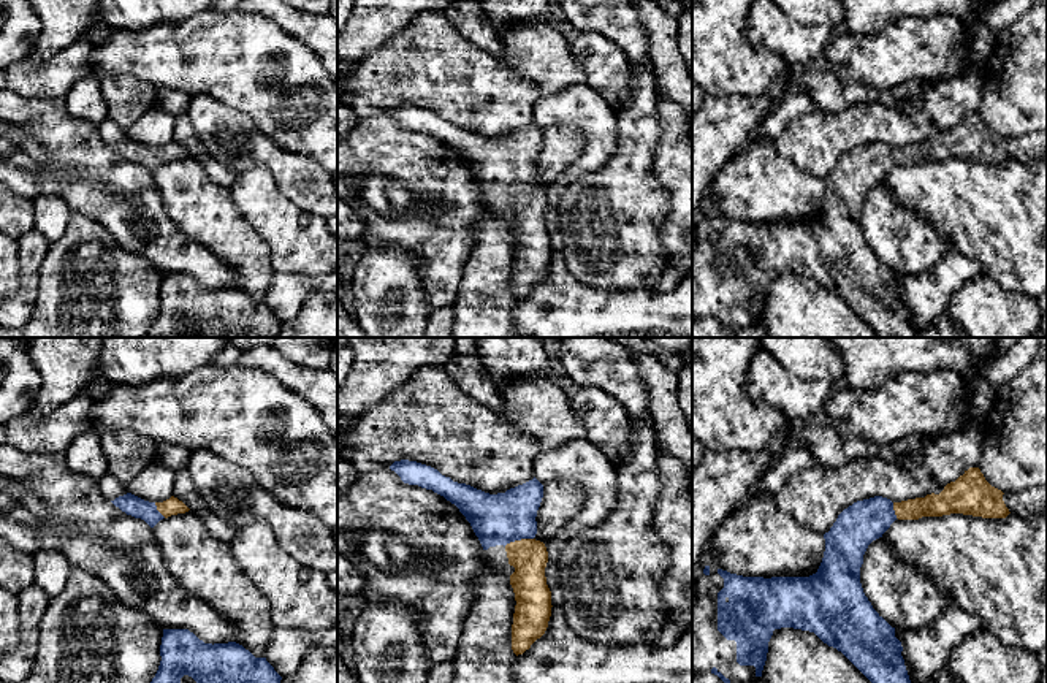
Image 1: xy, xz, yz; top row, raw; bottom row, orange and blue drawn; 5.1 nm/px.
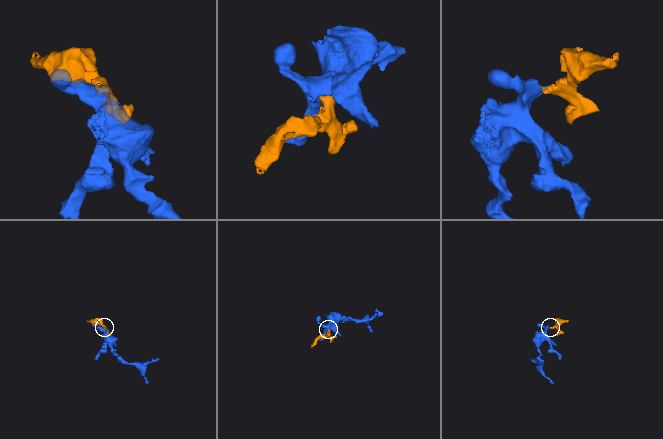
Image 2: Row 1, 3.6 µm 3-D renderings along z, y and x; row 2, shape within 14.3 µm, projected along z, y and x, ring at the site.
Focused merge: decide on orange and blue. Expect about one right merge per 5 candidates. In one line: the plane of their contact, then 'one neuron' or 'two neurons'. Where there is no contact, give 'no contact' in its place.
meets orange in xz; one neuron

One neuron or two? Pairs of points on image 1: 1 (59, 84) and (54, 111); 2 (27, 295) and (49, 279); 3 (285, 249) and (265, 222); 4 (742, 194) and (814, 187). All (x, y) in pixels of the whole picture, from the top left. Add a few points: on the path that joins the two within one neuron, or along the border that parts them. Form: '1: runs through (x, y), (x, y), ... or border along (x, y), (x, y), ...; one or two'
1: border along (21, 95), (64, 99); two
2: border along (48, 251), (38, 270), (35, 308), (27, 320); two
3: runs through (285, 243), (271, 228); one
4: runs through (759, 192), (797, 192); one

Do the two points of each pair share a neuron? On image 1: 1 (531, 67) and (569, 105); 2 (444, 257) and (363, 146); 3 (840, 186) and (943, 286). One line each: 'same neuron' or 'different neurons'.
1: different neurons
2: same neuron
3: different neurons

